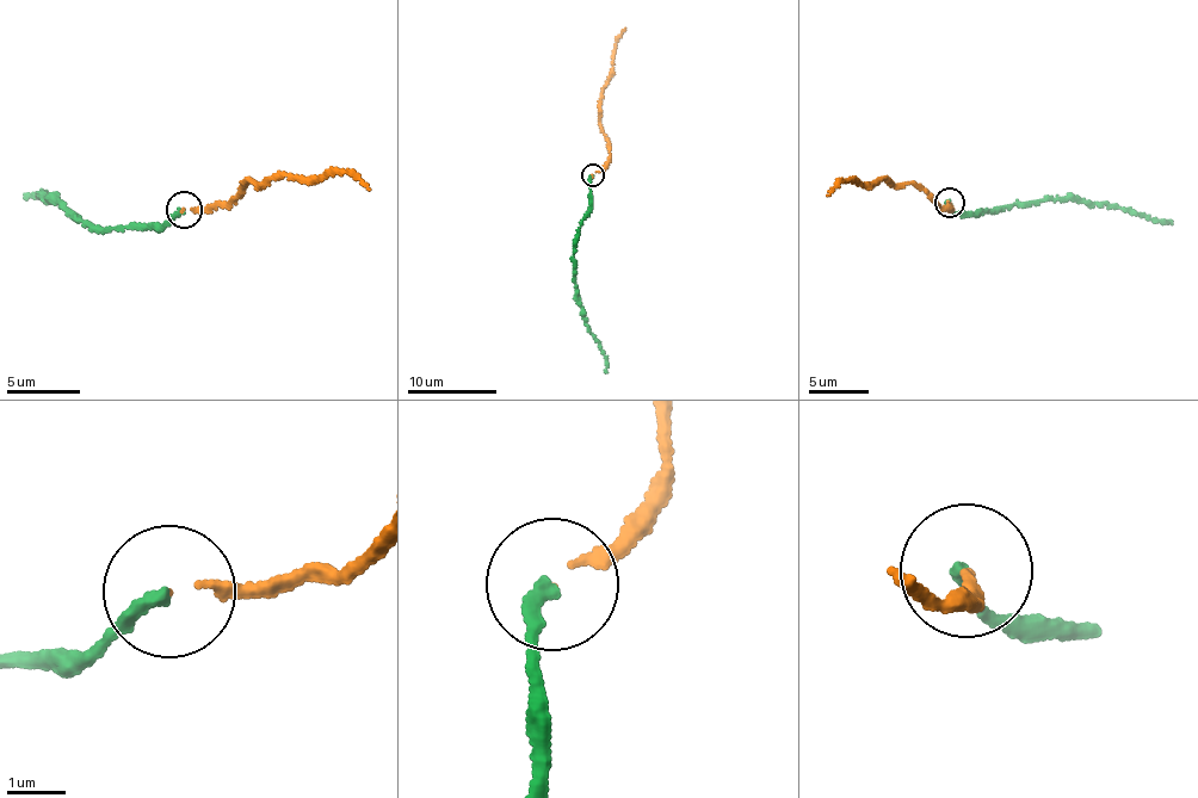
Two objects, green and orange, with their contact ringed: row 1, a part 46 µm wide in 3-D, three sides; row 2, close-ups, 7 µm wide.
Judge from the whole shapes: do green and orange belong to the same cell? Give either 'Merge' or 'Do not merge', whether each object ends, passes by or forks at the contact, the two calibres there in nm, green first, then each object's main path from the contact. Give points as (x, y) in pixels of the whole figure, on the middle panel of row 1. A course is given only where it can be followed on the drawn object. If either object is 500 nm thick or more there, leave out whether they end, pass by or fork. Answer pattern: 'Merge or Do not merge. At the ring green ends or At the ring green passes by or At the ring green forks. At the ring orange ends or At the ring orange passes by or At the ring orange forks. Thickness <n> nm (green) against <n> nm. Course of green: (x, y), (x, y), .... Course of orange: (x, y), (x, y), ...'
Merge. At the ring green ends. At the ring orange ends. Thickness 220 nm (green) against 80 nm. Course of green: (592, 174), (588, 211), (573, 254), (575, 301), (584, 314), (587, 331), (604, 356), (605, 372). Course of orange: (592, 174), (601, 171), (610, 155), (600, 107), (616, 44), (625, 28)

